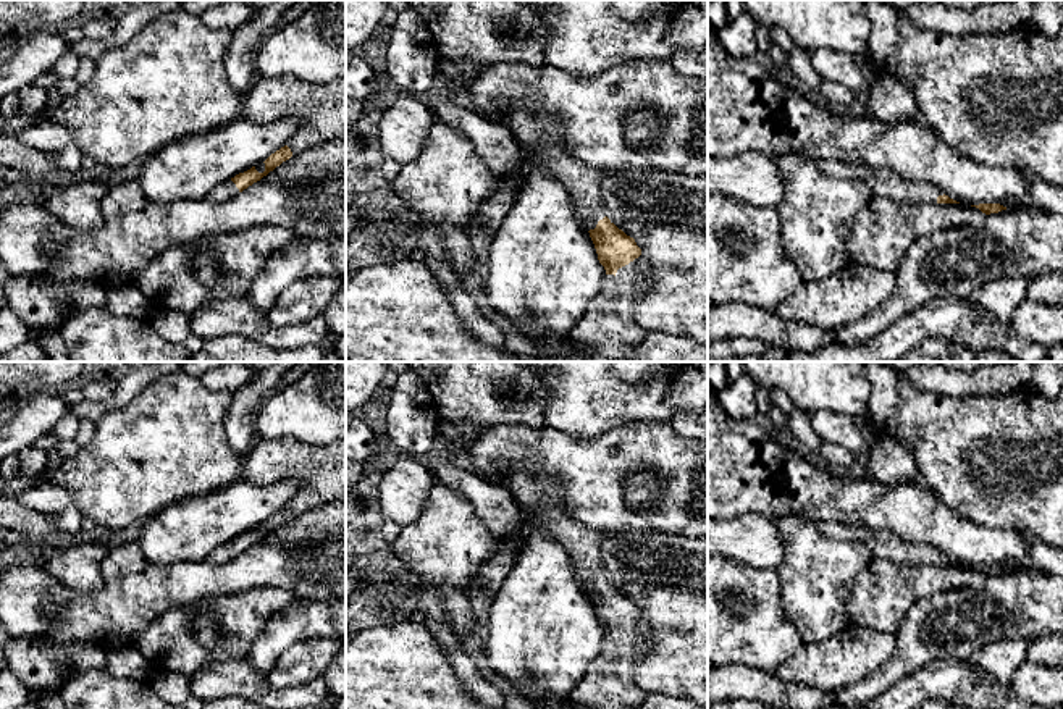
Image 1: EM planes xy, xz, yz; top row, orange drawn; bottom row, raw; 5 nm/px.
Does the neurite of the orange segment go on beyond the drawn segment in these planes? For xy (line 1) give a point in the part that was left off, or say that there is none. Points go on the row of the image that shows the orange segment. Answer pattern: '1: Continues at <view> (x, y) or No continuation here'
1: Continues at xy (320, 109)

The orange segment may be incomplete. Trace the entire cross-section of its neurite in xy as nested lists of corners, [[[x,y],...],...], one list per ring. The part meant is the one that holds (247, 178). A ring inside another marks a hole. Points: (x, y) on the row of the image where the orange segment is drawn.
[[[257,76],[246,94],[242,115],[265,123],[294,116],[299,126],[286,145],[265,162],[215,186],[207,195],[208,202],[221,203],[236,197],[292,155],[346,139],[346,76],[326,84],[312,84],[294,76]]]

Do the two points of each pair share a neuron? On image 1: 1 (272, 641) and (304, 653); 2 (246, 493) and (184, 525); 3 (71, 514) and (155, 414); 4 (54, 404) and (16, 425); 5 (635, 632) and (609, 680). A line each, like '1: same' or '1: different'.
1: different
2: same
3: different
4: same
5: same

